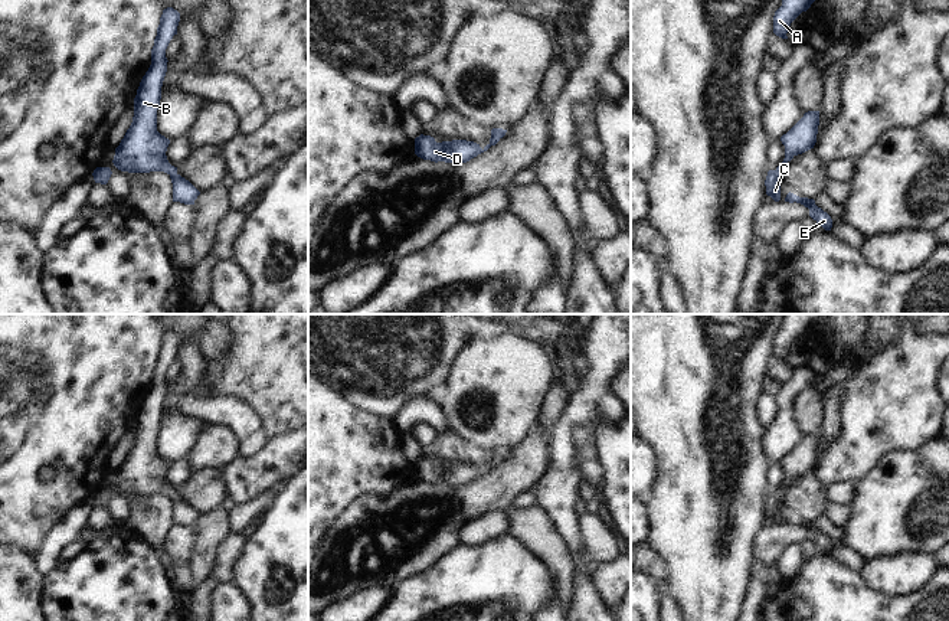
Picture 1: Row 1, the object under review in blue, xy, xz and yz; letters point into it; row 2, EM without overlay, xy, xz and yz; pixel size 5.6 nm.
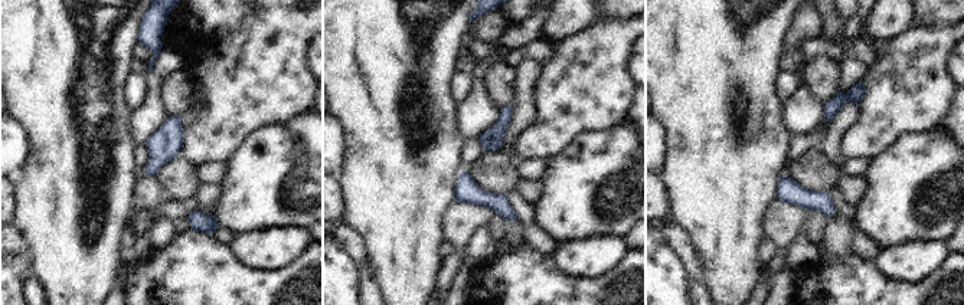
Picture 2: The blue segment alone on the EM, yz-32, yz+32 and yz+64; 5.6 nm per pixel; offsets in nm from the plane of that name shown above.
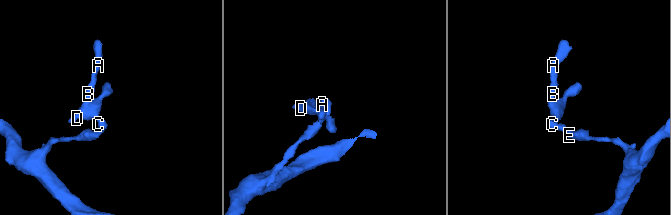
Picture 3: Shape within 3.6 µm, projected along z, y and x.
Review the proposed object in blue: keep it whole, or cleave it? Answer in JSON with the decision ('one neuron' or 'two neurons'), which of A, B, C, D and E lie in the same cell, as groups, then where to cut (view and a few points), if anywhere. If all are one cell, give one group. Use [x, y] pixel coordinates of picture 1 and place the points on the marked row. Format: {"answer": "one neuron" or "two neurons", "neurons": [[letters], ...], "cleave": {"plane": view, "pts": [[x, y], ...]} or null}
{"answer": "one neuron", "neurons": [["A", "B", "C", "D", "E"]], "cleave": null}

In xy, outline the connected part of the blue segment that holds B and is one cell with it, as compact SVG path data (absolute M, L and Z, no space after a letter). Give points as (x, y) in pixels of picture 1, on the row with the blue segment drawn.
M173 7L163 10L151 49L151 65L134 98L132 122L115 148L112 163L118 170L128 173L167 173L173 183L173 202L194 205L200 192L177 173L177 167L168 163L166 151L170 140L157 131L157 110L168 62L166 49L177 35L179 22L177 10Z

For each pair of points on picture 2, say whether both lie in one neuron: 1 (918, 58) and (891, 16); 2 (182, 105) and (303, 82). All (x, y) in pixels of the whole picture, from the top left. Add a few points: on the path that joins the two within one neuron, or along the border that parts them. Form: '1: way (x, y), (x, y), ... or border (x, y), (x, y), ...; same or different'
1: border (914, 25), (889, 41); different
2: border (195, 104), (182, 117); different

